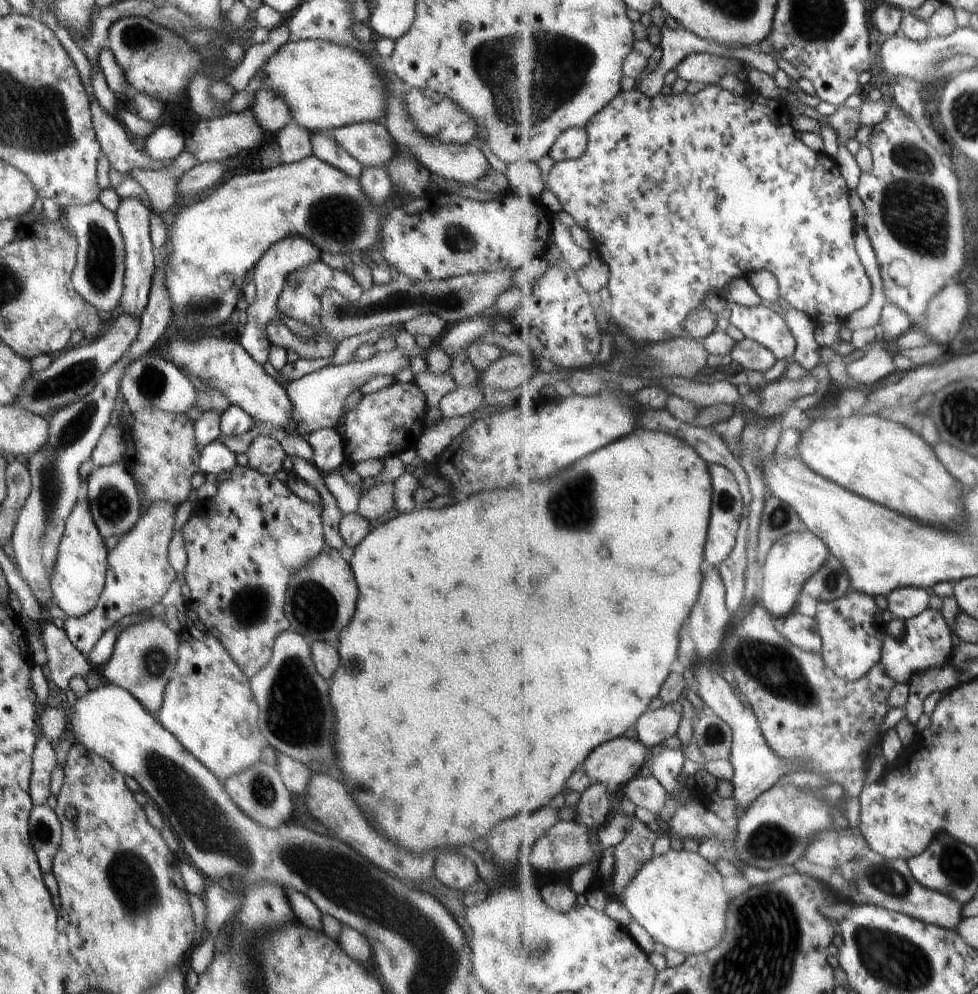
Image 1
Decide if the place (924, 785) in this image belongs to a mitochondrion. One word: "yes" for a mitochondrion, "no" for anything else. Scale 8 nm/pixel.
no

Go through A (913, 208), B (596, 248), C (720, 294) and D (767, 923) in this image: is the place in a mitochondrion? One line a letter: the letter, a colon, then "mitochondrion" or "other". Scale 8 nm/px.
A: mitochondrion
B: other
C: other
D: mitochondrion

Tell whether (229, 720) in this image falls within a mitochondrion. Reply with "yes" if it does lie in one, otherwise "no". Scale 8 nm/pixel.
no

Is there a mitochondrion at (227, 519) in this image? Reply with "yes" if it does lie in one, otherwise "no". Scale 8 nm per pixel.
no

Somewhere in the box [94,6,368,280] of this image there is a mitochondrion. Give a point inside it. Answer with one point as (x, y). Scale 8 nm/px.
(136, 38)

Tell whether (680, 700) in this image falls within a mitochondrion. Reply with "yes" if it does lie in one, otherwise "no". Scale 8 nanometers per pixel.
no

